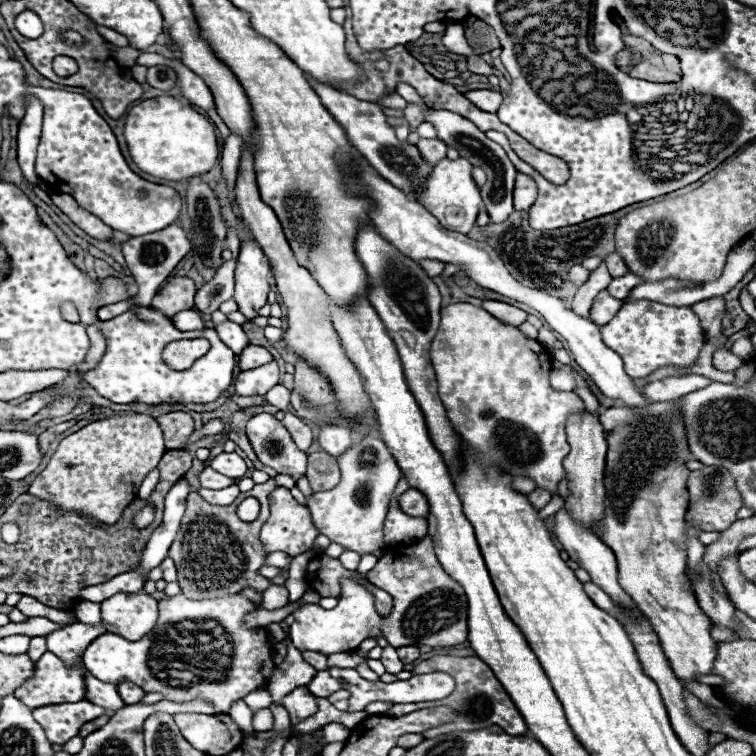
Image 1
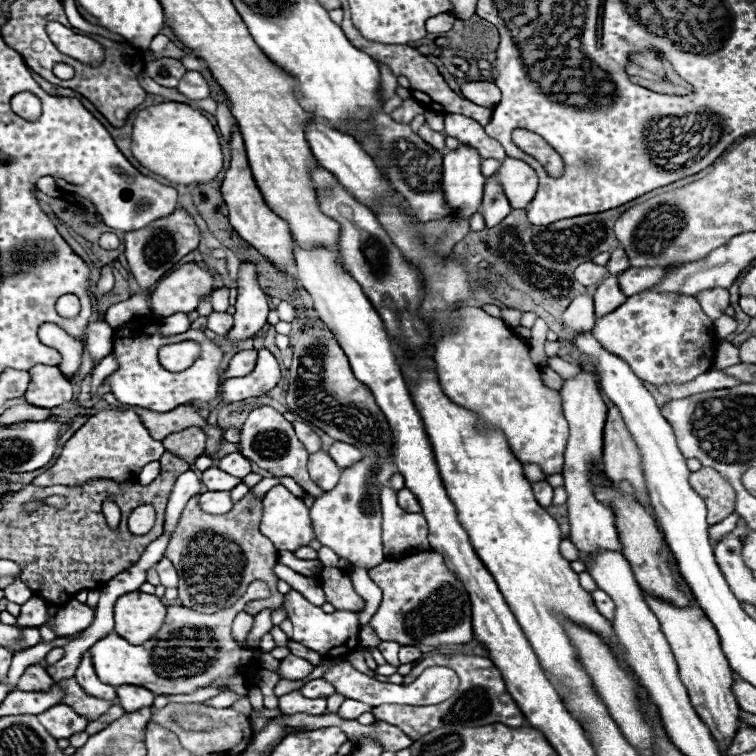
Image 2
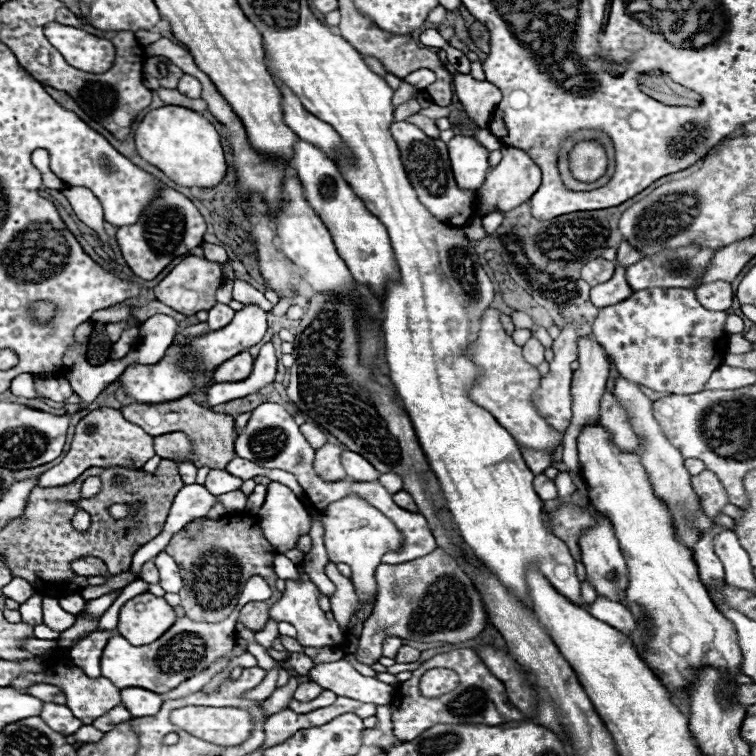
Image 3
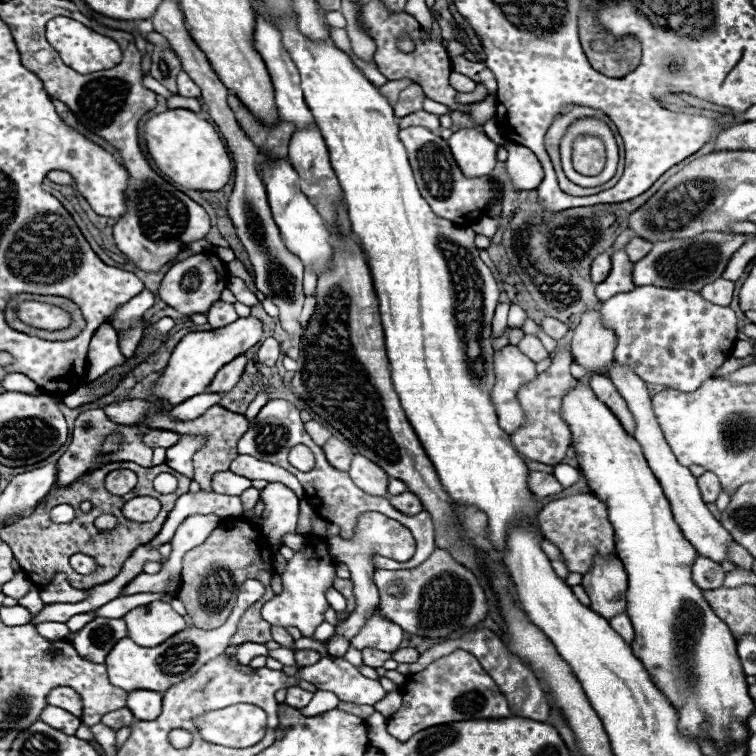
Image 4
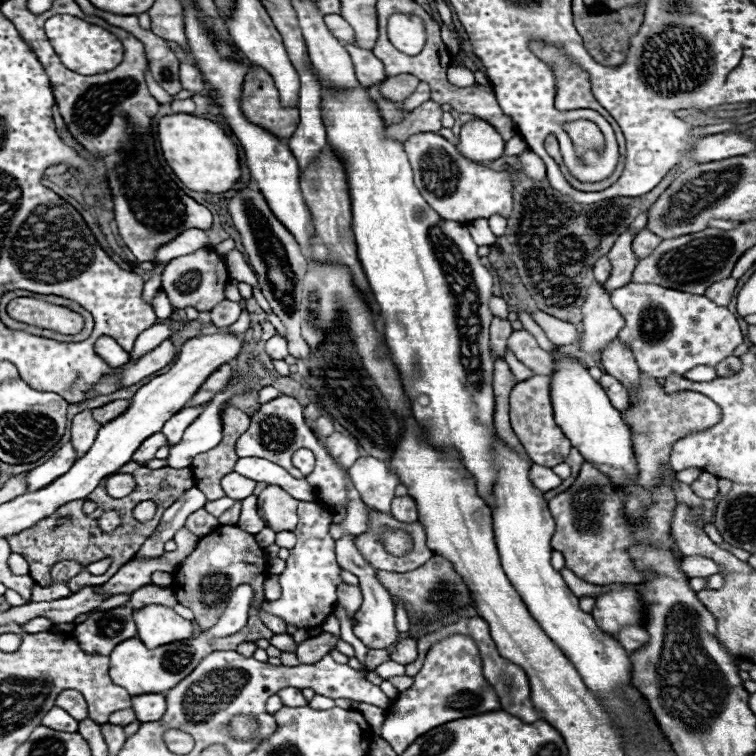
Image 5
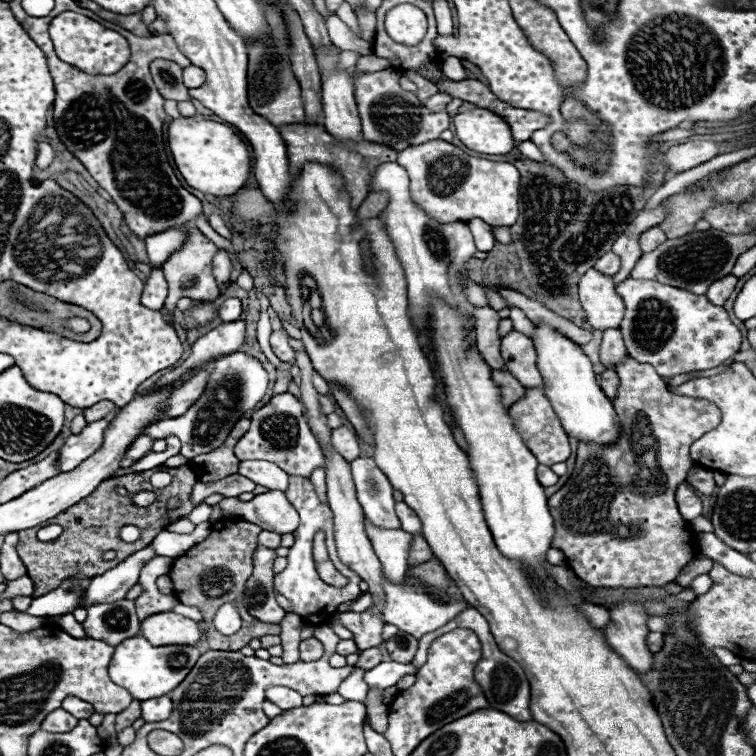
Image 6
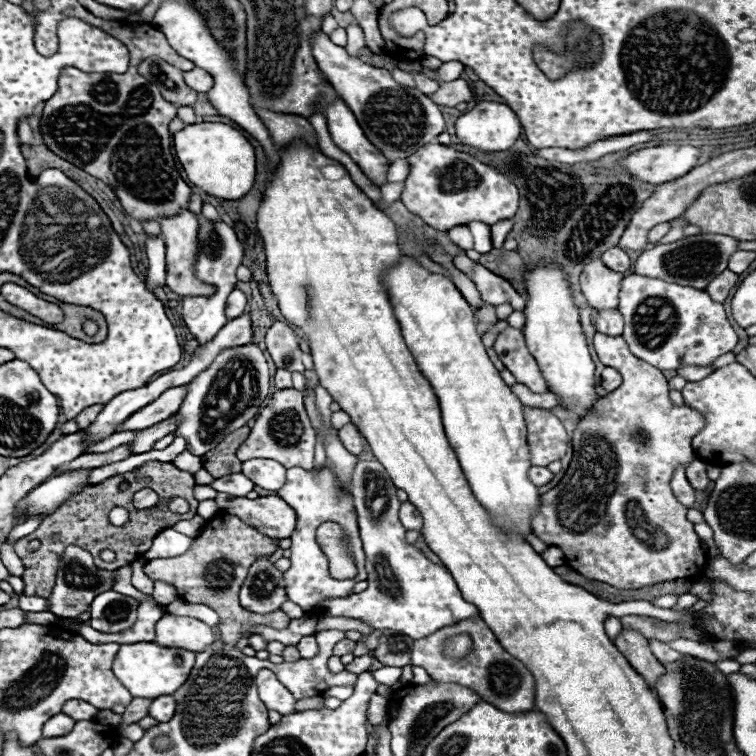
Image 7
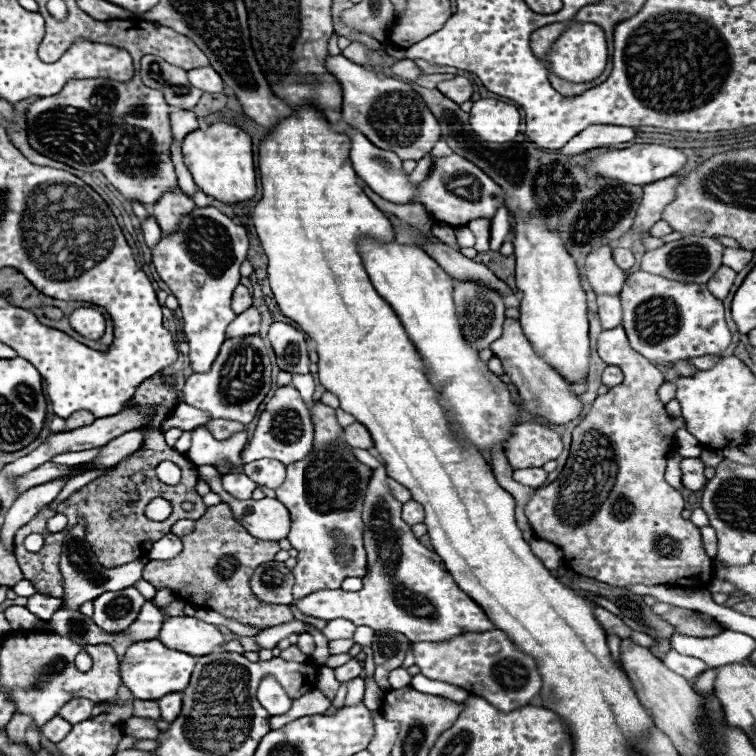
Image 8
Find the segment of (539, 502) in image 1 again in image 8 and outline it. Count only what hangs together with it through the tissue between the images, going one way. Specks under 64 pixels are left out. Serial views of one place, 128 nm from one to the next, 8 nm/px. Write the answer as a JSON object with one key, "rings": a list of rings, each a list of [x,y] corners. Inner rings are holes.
{"rings":[[[522,468],[522,470],[514,470],[514,480],[530,486],[530,488],[540,488],[546,480],[548,472],[544,472],[542,468]]]}

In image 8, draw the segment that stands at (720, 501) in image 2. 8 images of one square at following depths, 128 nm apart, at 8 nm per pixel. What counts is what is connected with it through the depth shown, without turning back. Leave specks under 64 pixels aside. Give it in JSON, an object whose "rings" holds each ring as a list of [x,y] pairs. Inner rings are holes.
{"rings":[[[684,458],[680,462],[680,470],[682,470],[682,486],[684,488],[698,492],[706,484],[704,464],[698,458]]]}

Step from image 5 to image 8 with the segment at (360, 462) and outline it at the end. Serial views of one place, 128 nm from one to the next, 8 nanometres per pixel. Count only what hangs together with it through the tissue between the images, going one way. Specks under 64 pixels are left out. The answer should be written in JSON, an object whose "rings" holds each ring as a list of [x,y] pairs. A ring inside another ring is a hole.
{"rings":[[[376,468],[362,508],[362,520],[366,526],[364,548],[368,552],[368,572],[362,578],[362,590],[321,590],[306,596],[304,600],[294,600],[292,604],[304,616],[322,620],[346,618],[356,626],[402,632],[412,642],[440,642],[466,632],[496,630],[486,612],[456,586],[442,558],[434,550],[420,544],[412,528],[400,518],[400,512],[402,502],[390,494],[386,486],[386,470]]]}

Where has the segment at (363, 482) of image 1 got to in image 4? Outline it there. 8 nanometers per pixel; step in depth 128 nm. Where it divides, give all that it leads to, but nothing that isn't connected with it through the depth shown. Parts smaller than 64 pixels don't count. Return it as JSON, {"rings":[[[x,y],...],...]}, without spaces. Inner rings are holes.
{"rings":[[[366,512],[358,518],[358,526],[356,526],[356,536],[346,542],[344,538],[328,538],[328,544],[330,544],[330,554],[336,562],[342,562],[350,568],[352,572],[352,582],[354,582],[354,596],[356,596],[356,608],[354,612],[350,612],[348,620],[342,622],[336,630],[334,630],[334,636],[340,634],[344,636],[346,640],[354,638],[358,634],[358,630],[364,626],[366,618],[376,610],[376,604],[380,602],[380,596],[378,596],[378,588],[372,580],[372,574],[374,574],[374,564],[372,564],[372,556],[380,555],[388,557],[400,562],[406,562],[414,556],[414,538],[410,534],[408,528],[404,528],[402,524],[398,524],[396,520],[392,518],[386,518],[378,512]]]}

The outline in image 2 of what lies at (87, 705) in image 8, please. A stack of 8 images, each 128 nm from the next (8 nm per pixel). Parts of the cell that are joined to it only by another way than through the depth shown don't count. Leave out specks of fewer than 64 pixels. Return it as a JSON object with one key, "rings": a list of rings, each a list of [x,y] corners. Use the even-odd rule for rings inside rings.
{"rings":[[[28,666],[28,670],[22,674],[22,678],[18,682],[18,688],[20,690],[30,690],[30,692],[42,692],[42,690],[48,692],[48,688],[52,688],[52,684],[54,682],[44,668]]]}

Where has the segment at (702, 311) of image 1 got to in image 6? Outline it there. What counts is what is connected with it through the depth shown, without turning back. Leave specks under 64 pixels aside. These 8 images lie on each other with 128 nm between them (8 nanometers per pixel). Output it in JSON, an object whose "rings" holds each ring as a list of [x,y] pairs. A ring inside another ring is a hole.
{"rings":[[[724,276],[724,278],[720,278],[720,280],[716,280],[710,288],[708,288],[708,292],[706,292],[706,296],[712,300],[712,304],[724,304],[726,300],[728,300],[728,296],[732,294],[732,290],[736,288],[736,282],[738,282],[738,278],[736,276]]]}

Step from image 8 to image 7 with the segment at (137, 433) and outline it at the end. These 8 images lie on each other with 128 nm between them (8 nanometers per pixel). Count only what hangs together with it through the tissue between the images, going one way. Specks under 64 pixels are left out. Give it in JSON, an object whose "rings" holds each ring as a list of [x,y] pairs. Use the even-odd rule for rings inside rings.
{"rings":[[[176,412],[174,416],[168,416],[168,420],[162,420],[160,424],[154,424],[152,428],[144,428],[136,434],[136,440],[128,442],[128,446],[132,448],[132,454],[144,454],[148,450],[154,448],[154,444],[164,438],[166,434],[172,432],[172,428],[180,426],[180,412]]]}

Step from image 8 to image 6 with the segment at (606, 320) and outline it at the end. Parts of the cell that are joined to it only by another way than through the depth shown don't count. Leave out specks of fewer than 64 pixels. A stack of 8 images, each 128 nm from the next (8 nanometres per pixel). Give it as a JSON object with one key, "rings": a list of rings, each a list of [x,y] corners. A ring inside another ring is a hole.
{"rings":[[[610,328],[604,332],[602,348],[600,348],[600,360],[606,368],[614,368],[616,362],[620,362],[626,356],[626,346],[622,340],[620,328]]]}

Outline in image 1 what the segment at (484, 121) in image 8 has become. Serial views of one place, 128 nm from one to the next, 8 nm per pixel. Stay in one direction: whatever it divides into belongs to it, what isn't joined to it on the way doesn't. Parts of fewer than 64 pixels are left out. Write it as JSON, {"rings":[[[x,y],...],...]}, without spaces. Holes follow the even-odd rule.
{"rings":[[[444,158],[440,160],[440,164],[434,166],[430,178],[424,184],[424,194],[422,194],[422,204],[428,208],[428,212],[432,212],[448,230],[466,234],[474,222],[476,216],[482,208],[482,198],[480,198],[480,190],[472,178],[472,164],[464,158]]]}

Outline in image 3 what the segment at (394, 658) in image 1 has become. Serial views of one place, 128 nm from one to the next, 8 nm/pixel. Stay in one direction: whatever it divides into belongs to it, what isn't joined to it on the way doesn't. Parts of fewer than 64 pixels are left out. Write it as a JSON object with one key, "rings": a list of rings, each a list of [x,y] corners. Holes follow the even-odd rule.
{"rings":[[[384,636],[382,640],[382,650],[384,650],[384,656],[388,658],[394,658],[400,646],[402,646],[402,640],[398,636]]]}

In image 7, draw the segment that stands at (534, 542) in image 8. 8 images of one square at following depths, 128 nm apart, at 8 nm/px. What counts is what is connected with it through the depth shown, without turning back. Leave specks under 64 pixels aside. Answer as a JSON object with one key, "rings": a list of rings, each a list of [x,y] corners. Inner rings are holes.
{"rings":[[[548,546],[540,556],[546,560],[548,566],[562,566],[566,562],[564,554],[560,552],[560,548],[552,548],[552,546]]]}

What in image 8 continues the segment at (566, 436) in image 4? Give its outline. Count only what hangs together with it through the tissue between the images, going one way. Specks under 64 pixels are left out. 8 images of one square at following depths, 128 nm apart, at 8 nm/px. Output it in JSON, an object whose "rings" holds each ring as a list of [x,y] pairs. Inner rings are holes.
{"rings":[[[524,422],[522,426],[516,426],[504,452],[512,468],[536,468],[560,456],[562,440],[548,424]]]}

